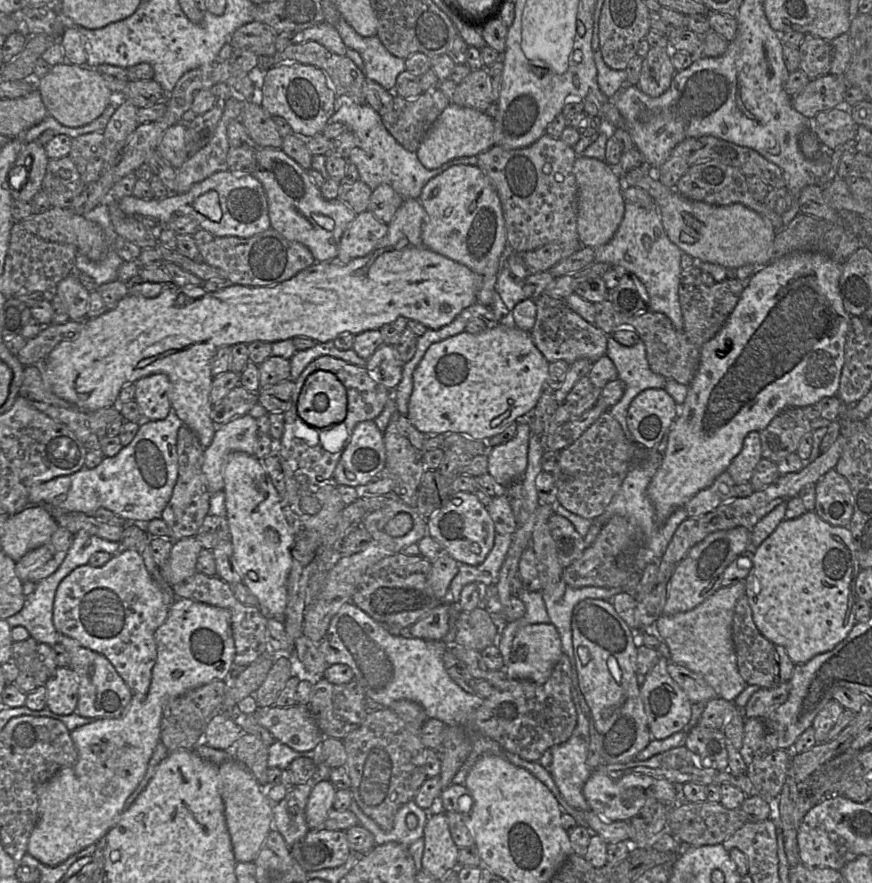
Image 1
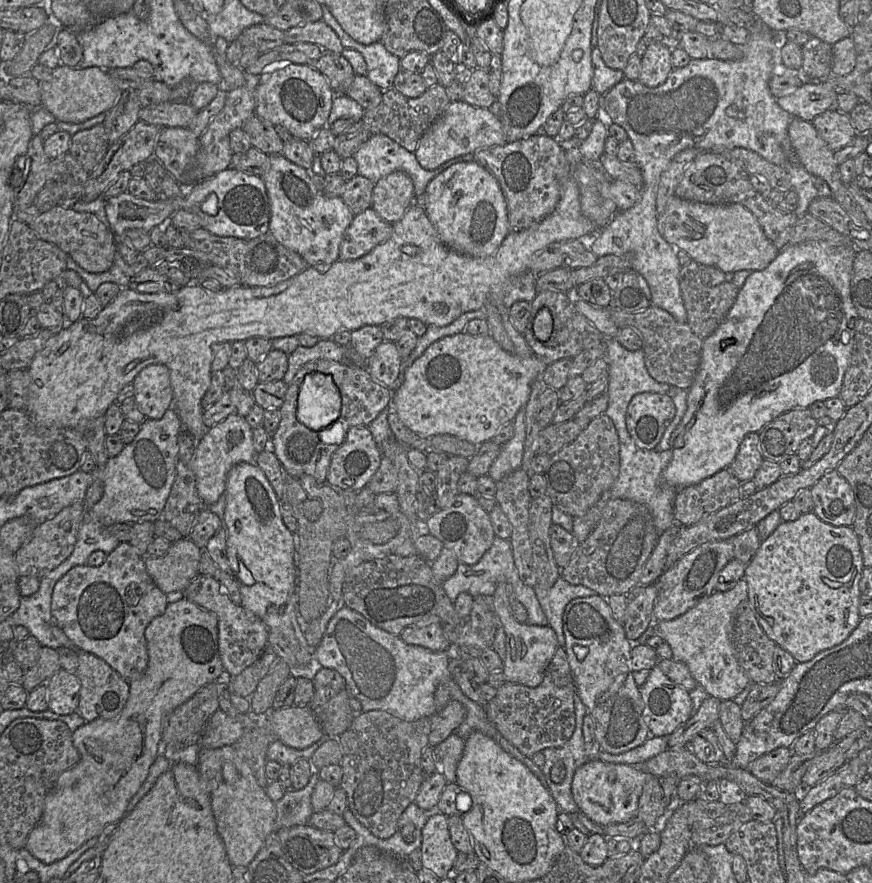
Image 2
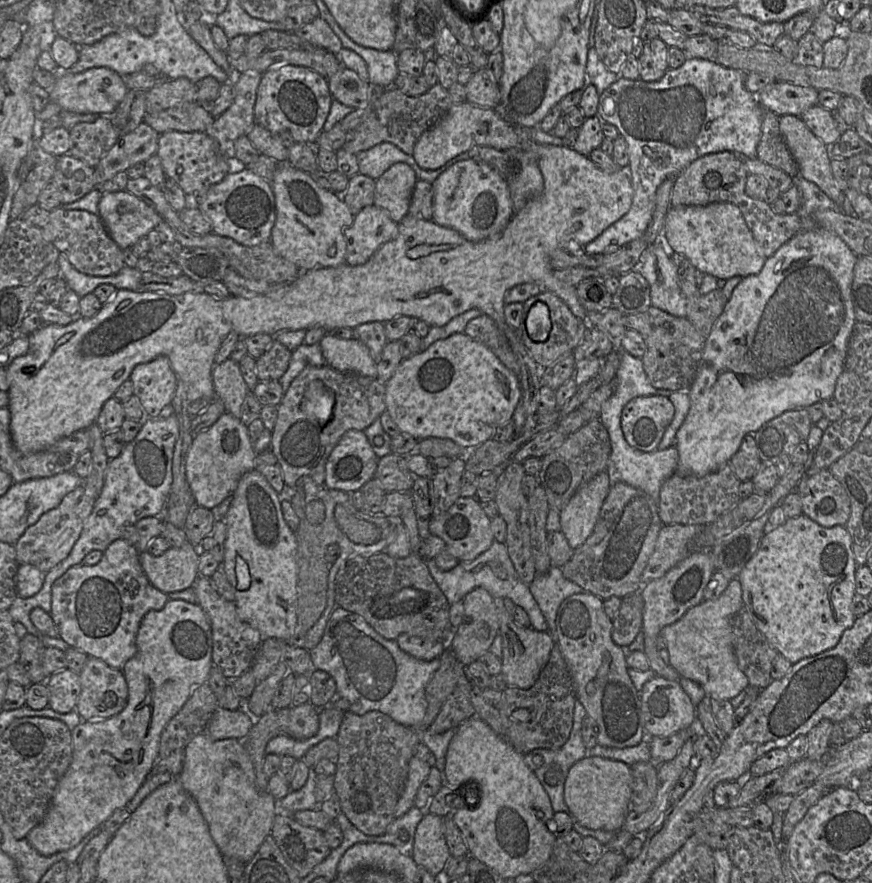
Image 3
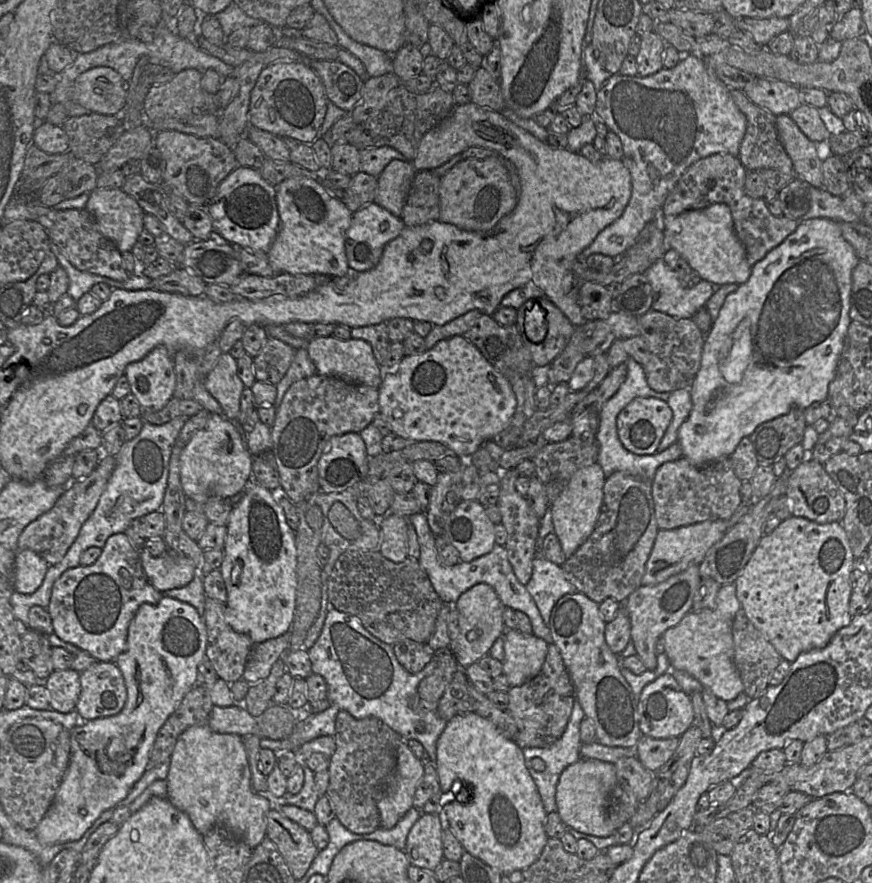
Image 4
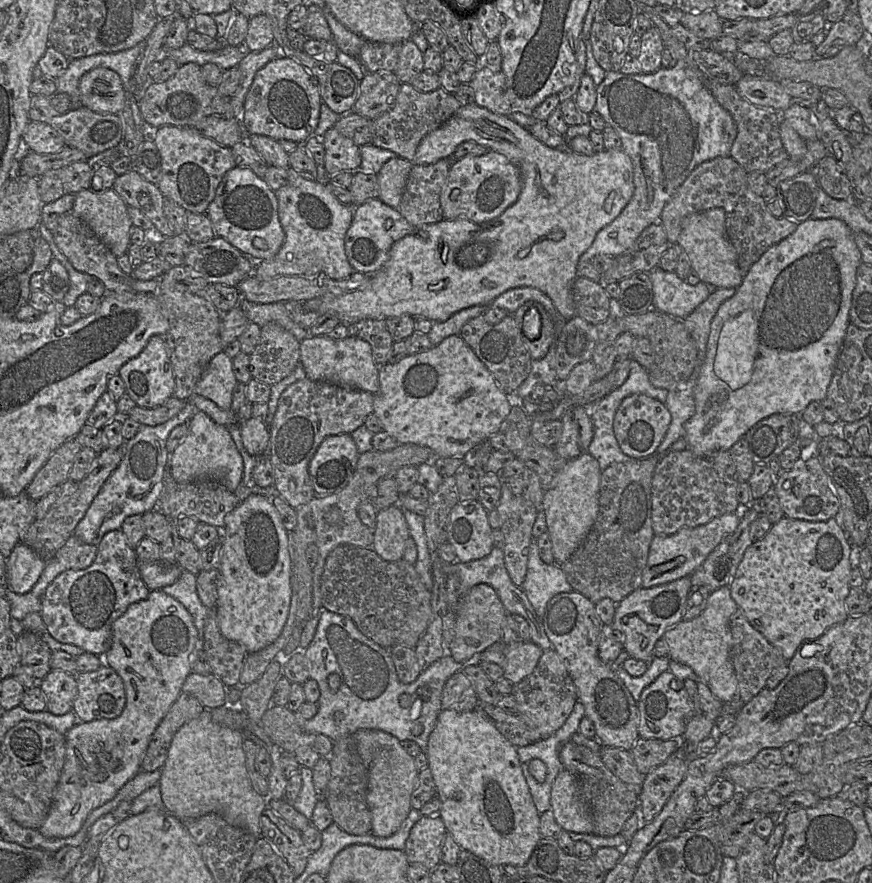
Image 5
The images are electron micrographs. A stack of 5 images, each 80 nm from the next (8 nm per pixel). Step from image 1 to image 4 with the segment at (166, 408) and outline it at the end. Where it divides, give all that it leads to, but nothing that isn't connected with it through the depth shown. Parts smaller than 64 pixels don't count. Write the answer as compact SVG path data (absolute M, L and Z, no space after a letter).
M164 345L156 346L142 360L127 365L124 376L143 412L158 412L174 397L176 373Z

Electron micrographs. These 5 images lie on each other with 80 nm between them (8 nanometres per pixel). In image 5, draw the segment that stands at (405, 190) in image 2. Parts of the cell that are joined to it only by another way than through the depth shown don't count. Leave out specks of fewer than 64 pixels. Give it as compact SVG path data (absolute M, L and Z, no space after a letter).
M404 158L389 159L381 168L378 177L378 198L388 206L398 210L402 194L413 163Z

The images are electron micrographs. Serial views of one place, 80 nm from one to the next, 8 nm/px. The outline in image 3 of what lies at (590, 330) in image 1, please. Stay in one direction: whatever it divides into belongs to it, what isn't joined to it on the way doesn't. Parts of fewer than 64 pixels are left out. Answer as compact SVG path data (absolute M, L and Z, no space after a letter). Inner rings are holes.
M542 290L539 294L530 297L523 303L523 314L521 317L521 324L519 328L520 337L528 349L529 353L535 360L535 362L542 368L546 368L562 358L565 355L573 353L574 349L579 345L583 339L587 327L589 324L587 321L583 321L577 318L570 308L565 304L565 302L559 298L556 294ZM542 302L547 305L550 314L551 320L551 331L546 341L544 342L535 342L533 341L527 332L526 320L527 315L531 308L537 303Z

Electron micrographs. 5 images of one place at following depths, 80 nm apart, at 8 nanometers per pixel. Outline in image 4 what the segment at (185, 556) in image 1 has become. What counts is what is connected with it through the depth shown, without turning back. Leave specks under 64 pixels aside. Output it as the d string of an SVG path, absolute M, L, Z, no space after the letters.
M141 549L140 561L149 582L160 592L186 586L196 575L201 575L190 558L169 551L153 557Z

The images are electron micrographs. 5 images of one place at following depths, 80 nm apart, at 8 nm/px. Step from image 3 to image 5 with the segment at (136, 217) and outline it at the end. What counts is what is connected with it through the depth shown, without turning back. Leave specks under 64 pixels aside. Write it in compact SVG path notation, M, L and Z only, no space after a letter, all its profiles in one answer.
M84 189L75 195L71 212L84 220L116 257L126 254L133 225L124 200L114 189Z

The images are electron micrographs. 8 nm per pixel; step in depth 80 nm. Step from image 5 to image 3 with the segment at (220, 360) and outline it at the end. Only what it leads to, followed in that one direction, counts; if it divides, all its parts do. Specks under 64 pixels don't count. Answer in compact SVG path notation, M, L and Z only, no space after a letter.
M228 358L215 364L212 380L216 397L224 403L226 412L241 419L242 404L250 389L241 375L239 363Z

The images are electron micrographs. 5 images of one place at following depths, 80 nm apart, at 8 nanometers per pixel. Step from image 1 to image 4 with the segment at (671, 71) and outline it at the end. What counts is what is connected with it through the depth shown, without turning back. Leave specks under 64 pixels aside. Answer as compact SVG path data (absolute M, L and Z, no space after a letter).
M654 31L641 38L640 51L636 56L639 76L650 76L664 68L663 57L665 48L666 43Z

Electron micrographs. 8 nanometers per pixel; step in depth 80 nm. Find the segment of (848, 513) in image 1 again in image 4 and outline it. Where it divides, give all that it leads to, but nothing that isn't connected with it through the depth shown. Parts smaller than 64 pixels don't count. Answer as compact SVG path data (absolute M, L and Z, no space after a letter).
M803 459L790 472L785 495L792 516L803 517L819 524L828 524L841 522L845 515L845 500L841 492L824 466L814 459Z

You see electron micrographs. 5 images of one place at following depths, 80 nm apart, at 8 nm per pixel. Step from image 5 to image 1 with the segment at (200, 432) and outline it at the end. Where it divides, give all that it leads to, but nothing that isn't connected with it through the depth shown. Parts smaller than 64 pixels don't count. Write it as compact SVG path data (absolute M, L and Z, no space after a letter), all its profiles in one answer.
M246 414L222 425L217 425L212 443L204 450L204 463L202 471L206 477L210 494L223 490L224 487L224 464L228 455L235 451L246 452L255 456L258 436L256 418Z

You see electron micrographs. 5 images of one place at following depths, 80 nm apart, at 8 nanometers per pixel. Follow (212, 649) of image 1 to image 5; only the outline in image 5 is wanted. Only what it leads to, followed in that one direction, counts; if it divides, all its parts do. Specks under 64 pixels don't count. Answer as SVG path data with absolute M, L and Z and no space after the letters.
M162 590L150 591L146 599L131 604L126 612L113 622L111 644L102 658L123 680L126 704L117 718L79 721L65 734L64 767L48 816L38 829L43 836L67 838L75 835L92 810L113 799L118 791L141 771L141 761L152 734L182 693L183 683L192 672L189 656L198 640L199 634L190 613L179 601Z

